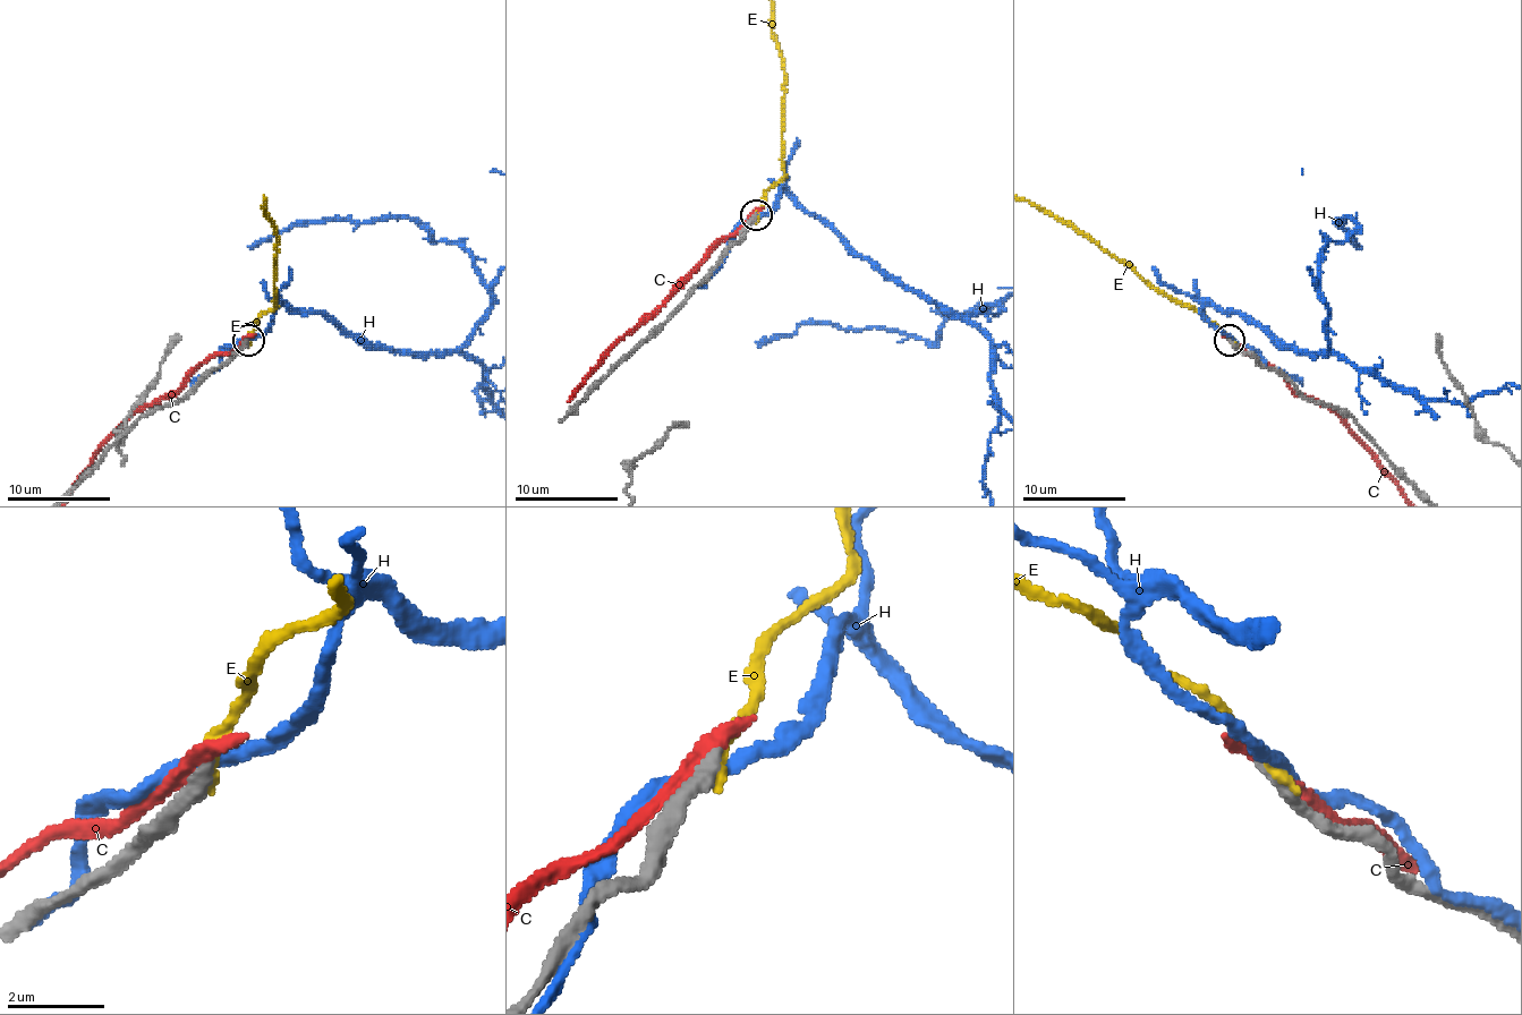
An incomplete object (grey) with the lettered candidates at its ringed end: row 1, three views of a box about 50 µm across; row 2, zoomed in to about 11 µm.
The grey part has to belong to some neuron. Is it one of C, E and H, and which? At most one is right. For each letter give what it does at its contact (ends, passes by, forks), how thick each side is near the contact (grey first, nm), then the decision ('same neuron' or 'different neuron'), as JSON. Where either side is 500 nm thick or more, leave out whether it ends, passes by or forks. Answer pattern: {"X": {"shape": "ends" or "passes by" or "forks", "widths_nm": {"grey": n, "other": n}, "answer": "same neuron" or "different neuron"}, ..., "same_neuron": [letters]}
{"C": {"shape": "passes by", "widths_nm": {"grey": 360, "other": 240}, "answer": "different neuron"}, "E": {"shape": "ends", "widths_nm": {"grey": 320, "other": 280}, "answer": "different neuron"}, "H": {"shape": "passes by", "widths_nm": {"grey": 320, "other": 280}, "answer": "different neuron"}, "same_neuron": []}

